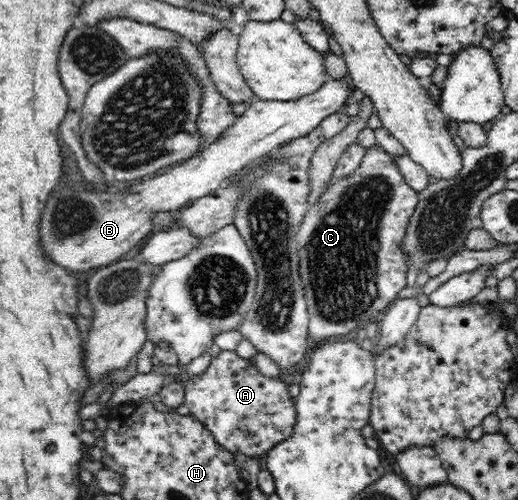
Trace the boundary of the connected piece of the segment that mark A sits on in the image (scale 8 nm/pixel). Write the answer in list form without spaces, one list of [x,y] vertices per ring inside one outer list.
[[[221,350],[205,370],[181,382],[185,404],[230,453],[259,459],[293,434],[297,411],[289,386],[279,376],[265,376],[253,359],[241,358],[236,350]]]

